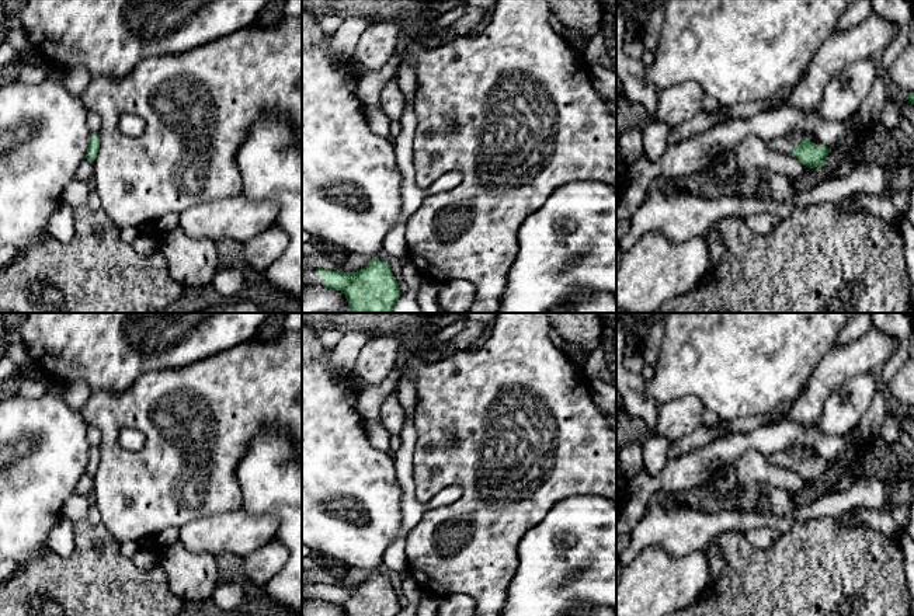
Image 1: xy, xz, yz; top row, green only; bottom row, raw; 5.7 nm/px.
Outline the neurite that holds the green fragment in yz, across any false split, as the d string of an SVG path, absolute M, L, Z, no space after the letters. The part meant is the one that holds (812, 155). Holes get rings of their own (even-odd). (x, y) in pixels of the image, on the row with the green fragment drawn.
M792 132L768 140L768 146L779 153L796 156L806 167L816 168L824 166L828 147L823 143L813 143L802 132Z

